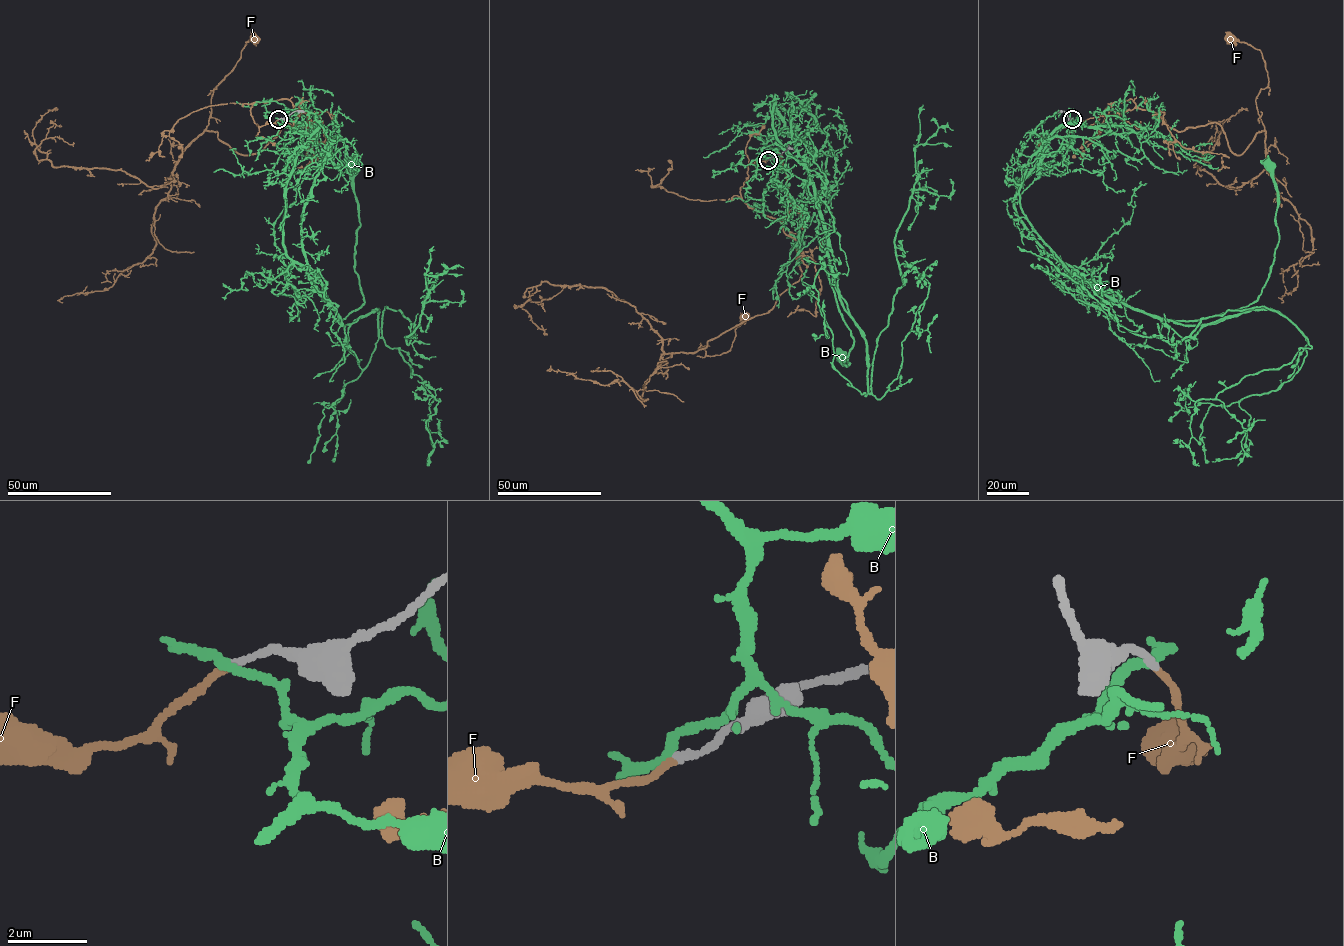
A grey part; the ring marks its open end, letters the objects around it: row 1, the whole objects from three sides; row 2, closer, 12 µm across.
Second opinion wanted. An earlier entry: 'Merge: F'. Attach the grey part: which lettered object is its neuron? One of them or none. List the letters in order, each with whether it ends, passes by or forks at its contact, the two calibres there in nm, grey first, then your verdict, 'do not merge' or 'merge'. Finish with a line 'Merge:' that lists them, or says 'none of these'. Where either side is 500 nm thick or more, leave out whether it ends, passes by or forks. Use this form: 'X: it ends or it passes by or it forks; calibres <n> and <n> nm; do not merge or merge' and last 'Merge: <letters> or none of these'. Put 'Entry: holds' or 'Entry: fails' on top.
Entry: holds
B: it passes by; calibres 190 and 240 nm; do not merge
F: it ends; calibres 190 and 160 nm; merge
Merge: F

